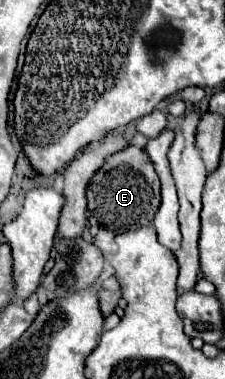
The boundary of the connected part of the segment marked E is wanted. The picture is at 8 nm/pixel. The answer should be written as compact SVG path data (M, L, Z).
M133 145L109 155L105 165L97 169L87 185L87 221L113 233L125 233L149 225L159 205L159 177L153 169L153 163L143 149Z

